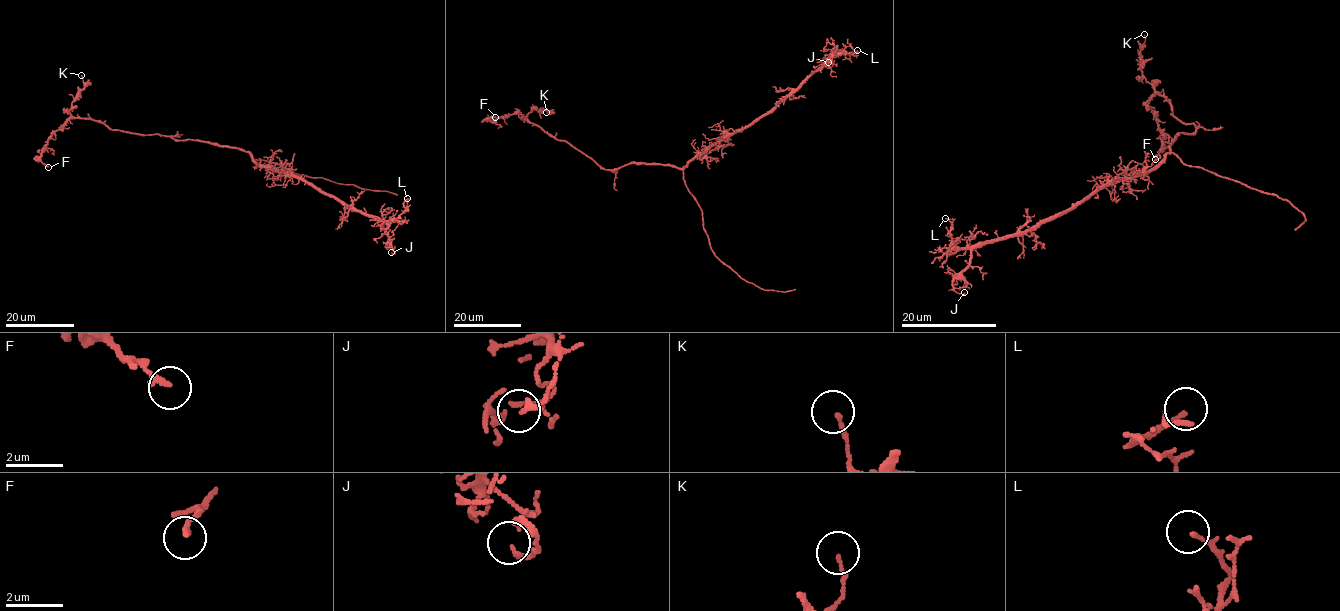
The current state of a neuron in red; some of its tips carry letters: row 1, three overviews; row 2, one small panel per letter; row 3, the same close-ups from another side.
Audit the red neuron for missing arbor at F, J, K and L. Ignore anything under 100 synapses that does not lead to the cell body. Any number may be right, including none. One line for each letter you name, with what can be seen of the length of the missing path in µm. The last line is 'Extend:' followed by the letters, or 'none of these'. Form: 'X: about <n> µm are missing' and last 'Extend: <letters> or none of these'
Extend: none of these

